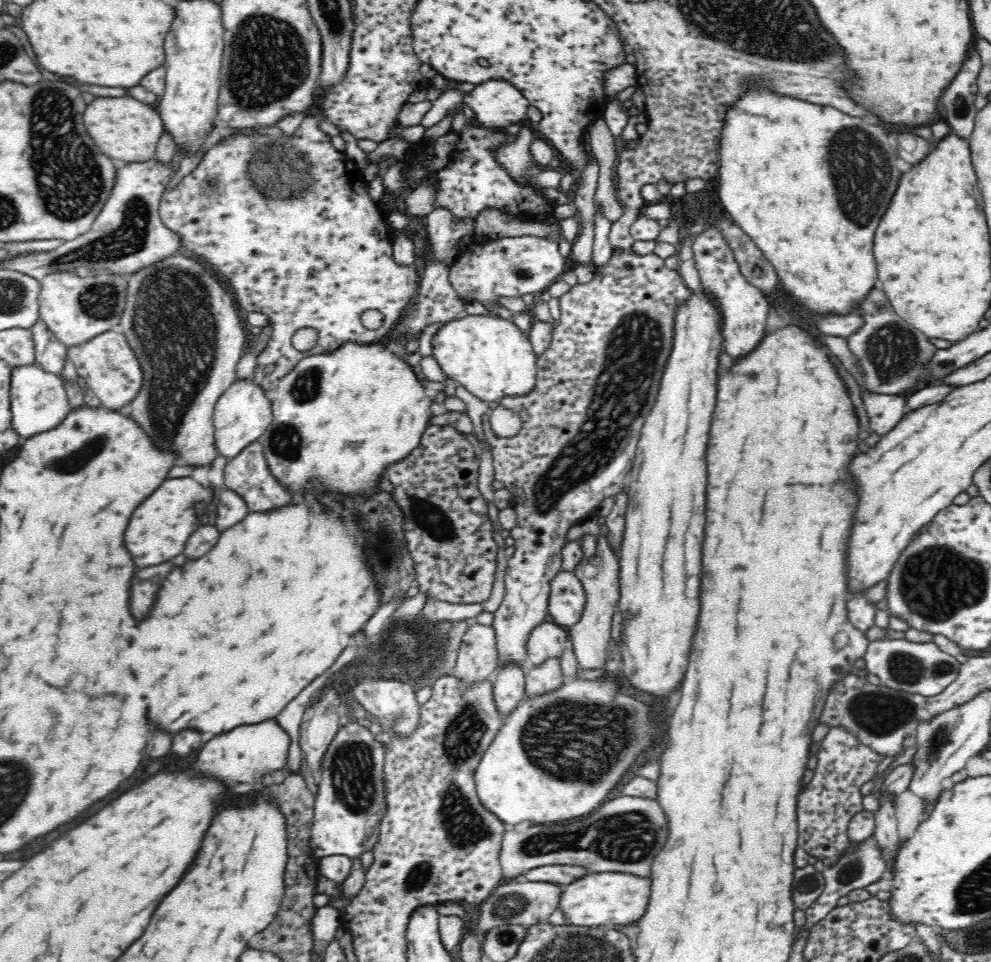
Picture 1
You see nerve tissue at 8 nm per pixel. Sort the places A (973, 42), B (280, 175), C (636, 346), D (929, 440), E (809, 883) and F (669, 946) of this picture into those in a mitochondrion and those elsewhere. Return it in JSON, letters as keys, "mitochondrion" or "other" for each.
{"A":"other","B":"mitochondrion","C":"mitochondrion","D":"other","E":"mitochondrion","F":"other"}

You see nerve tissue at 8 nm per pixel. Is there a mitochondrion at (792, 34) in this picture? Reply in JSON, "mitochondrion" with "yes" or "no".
{"mitochondrion":"yes"}

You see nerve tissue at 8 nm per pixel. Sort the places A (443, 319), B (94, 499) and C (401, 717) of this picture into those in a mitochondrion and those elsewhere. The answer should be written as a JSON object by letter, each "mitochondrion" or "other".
{"A":"other","B":"other","C":"mitochondrion"}

